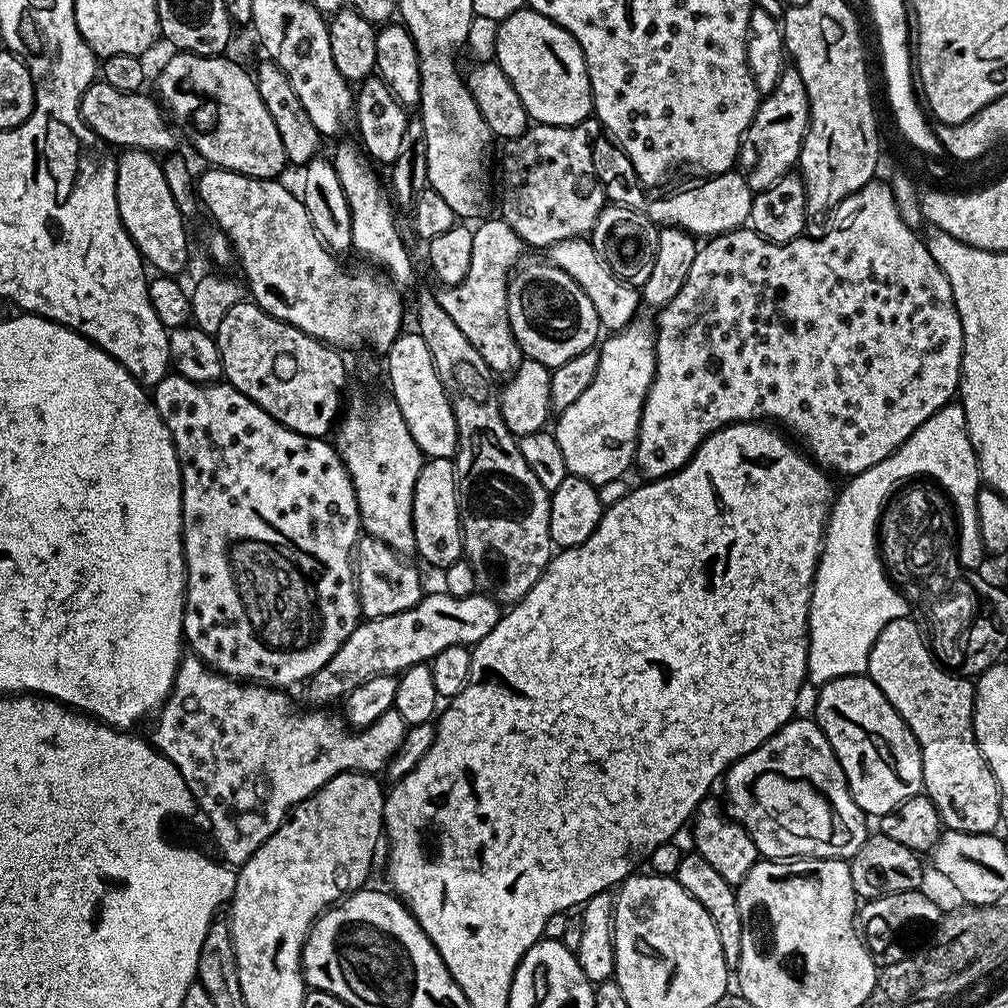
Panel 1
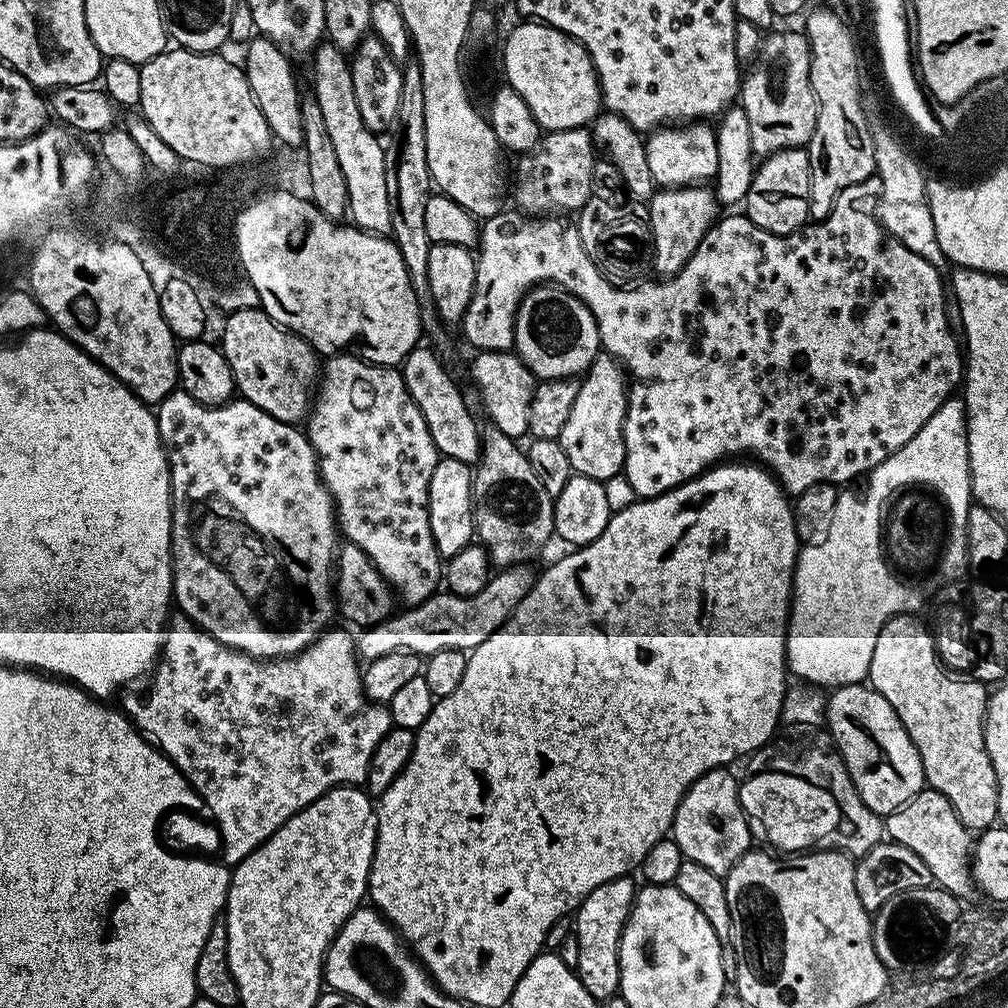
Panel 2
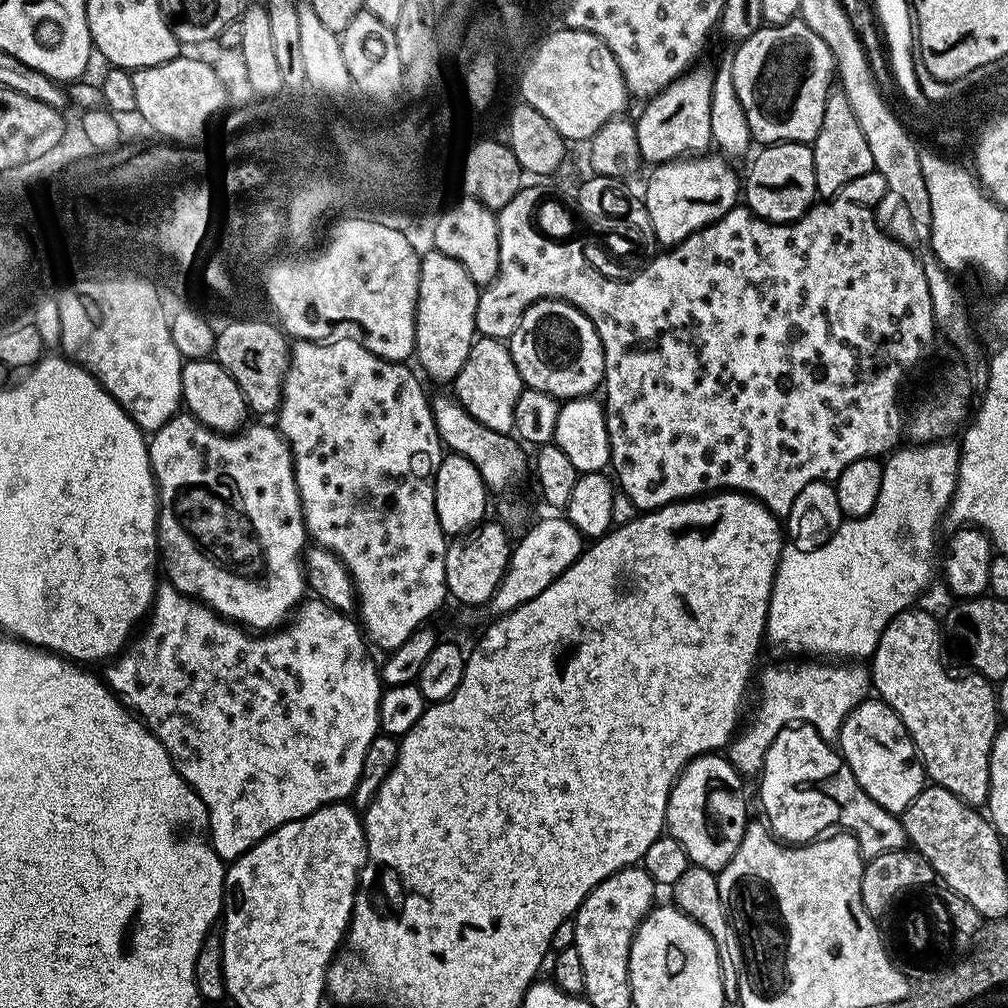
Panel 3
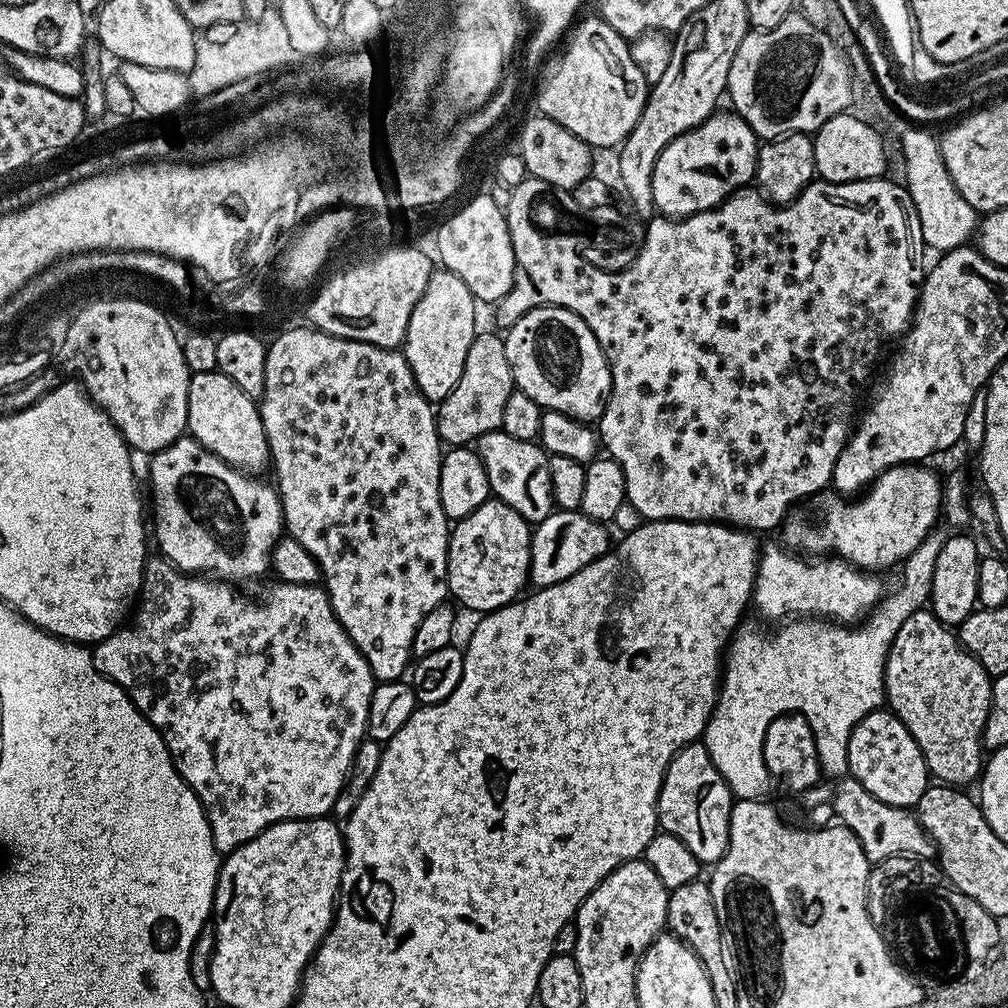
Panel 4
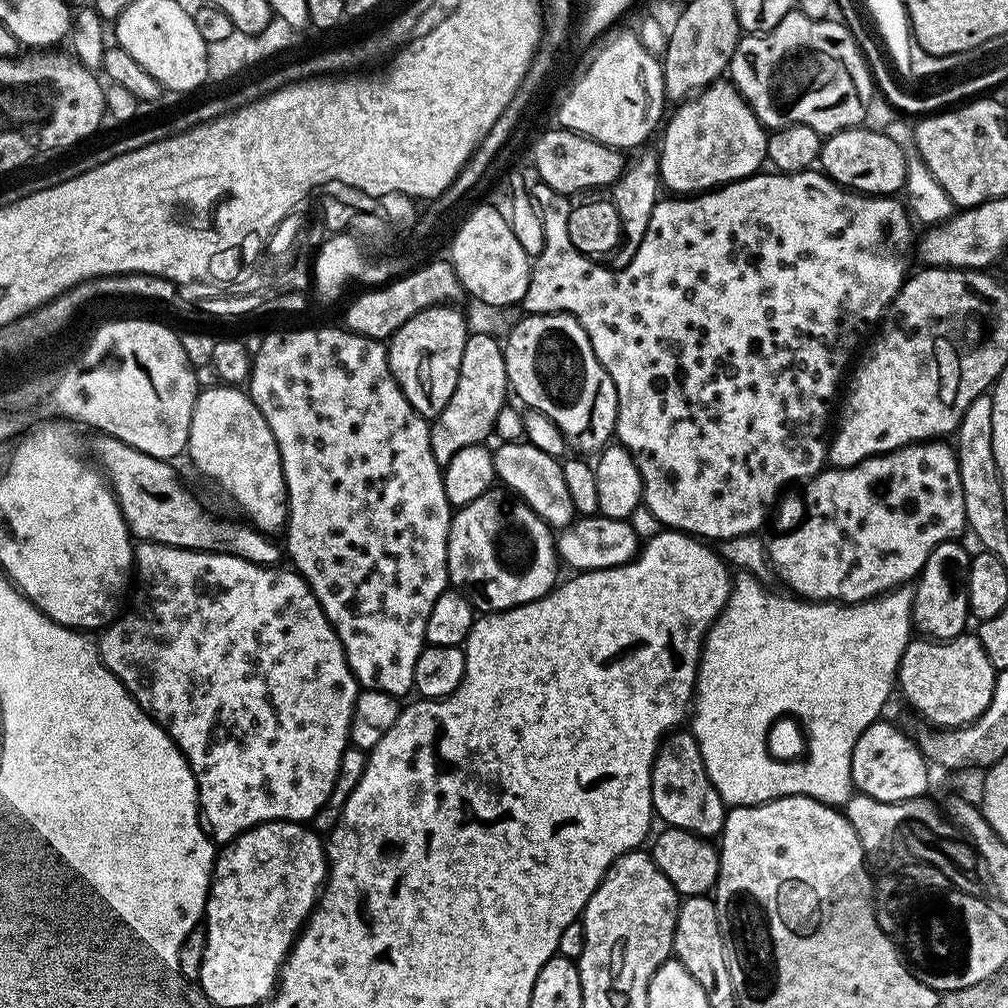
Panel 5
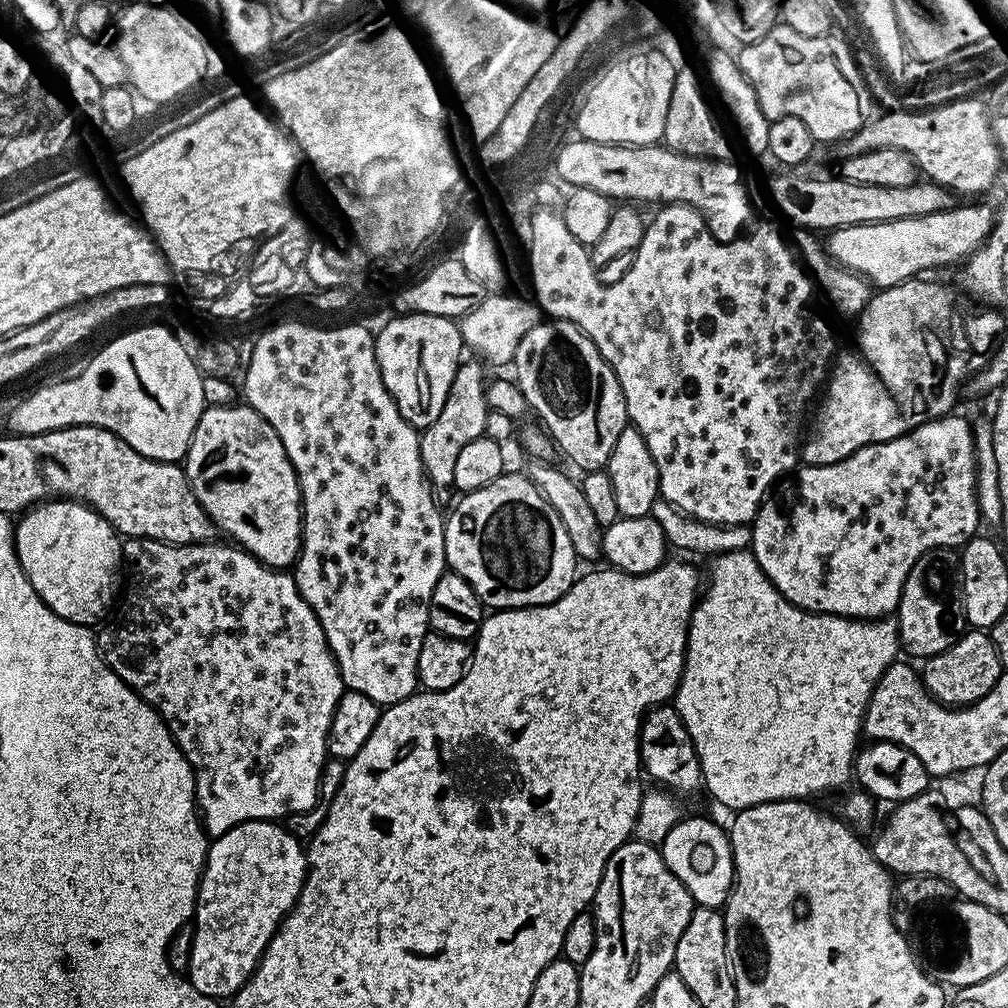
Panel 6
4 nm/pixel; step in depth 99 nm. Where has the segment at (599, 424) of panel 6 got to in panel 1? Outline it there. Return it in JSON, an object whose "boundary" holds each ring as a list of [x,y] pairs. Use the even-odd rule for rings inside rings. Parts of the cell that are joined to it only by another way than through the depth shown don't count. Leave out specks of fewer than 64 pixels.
{"boundary":[[[521,263],[508,278],[508,321],[517,349],[527,359],[542,362],[547,368],[570,362],[582,350],[597,343],[596,335],[602,332],[594,302],[582,294],[578,282],[570,278],[558,265]]]}

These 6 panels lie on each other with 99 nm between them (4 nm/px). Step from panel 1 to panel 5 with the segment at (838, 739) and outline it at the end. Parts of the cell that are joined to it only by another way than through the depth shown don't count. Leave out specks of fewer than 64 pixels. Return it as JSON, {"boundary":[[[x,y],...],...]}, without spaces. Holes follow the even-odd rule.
{"boundary":[[[881,718],[866,730],[862,730],[862,738],[858,738],[858,742],[854,746],[852,751],[852,782],[855,791],[875,800],[890,802],[891,804],[924,796],[928,788],[929,761],[924,759],[919,746],[916,745],[915,739],[911,735],[907,736],[902,729],[887,724],[886,720]]]}

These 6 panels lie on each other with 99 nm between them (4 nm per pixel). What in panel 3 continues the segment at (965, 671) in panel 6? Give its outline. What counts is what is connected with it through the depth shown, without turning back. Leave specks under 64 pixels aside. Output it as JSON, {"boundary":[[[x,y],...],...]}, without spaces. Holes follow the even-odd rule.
{"boundary":[[[913,606],[906,612],[899,612],[898,615],[892,617],[892,621],[886,626],[886,630],[882,630],[878,646],[873,650],[870,657],[870,684],[874,689],[875,695],[898,714],[898,718],[906,726],[906,730],[910,734],[910,738],[914,742],[920,763],[924,766],[927,779],[931,781],[937,788],[945,788],[950,790],[950,794],[954,794],[962,802],[973,806],[987,805],[988,795],[990,794],[990,754],[992,753],[992,743],[998,731],[998,692],[994,687],[993,681],[987,680],[979,672],[969,671],[969,676],[951,676],[948,668],[944,665],[944,660],[940,657],[940,628],[936,625],[936,620],[928,612],[923,612],[920,606]]]}

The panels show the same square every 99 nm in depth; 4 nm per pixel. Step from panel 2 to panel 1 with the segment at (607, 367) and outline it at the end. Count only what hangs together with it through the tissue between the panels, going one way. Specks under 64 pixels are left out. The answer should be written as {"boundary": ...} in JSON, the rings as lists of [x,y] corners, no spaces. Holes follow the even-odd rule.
{"boundary":[[[633,322],[618,332],[613,332],[605,344],[599,345],[598,374],[594,374],[594,382],[582,390],[582,394],[566,411],[559,413],[560,420],[554,427],[554,435],[558,446],[562,446],[562,458],[566,458],[566,466],[573,476],[589,480],[591,484],[601,485],[611,480],[619,480],[624,471],[633,467],[636,458],[636,439],[640,429],[640,415],[644,409],[644,399],[652,385],[656,373],[656,341],[651,323]]]}

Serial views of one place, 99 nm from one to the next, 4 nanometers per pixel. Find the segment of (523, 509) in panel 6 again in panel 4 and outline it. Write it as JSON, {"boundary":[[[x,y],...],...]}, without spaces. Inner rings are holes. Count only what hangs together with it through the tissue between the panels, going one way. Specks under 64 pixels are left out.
{"boundary":[[[495,498],[478,506],[478,510],[466,518],[455,521],[448,537],[448,591],[451,599],[457,605],[465,604],[475,614],[487,614],[513,603],[525,591],[524,584],[529,583],[532,534],[533,529],[518,510]]]}

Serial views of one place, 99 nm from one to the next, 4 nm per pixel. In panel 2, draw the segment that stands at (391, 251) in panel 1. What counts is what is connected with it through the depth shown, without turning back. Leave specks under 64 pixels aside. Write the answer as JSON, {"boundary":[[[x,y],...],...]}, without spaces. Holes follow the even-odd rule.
{"boundary":[[[324,42],[316,49],[310,63],[316,71],[314,95],[326,122],[326,134],[330,134],[330,142],[334,142],[334,154],[338,154],[342,178],[346,178],[347,215],[352,216],[351,223],[364,232],[391,233],[392,207],[386,186],[386,153],[380,145],[381,137],[364,125],[362,114],[358,114],[349,57],[339,48]]]}

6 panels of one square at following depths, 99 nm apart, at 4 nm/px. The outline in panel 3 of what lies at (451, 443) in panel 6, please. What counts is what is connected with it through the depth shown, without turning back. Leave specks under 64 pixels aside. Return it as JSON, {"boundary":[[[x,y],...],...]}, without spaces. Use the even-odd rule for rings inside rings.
{"boundary":[[[489,336],[473,340],[470,354],[466,354],[466,362],[456,375],[454,387],[454,399],[482,426],[505,434],[513,431],[514,406],[525,386],[505,341],[492,340]]]}

